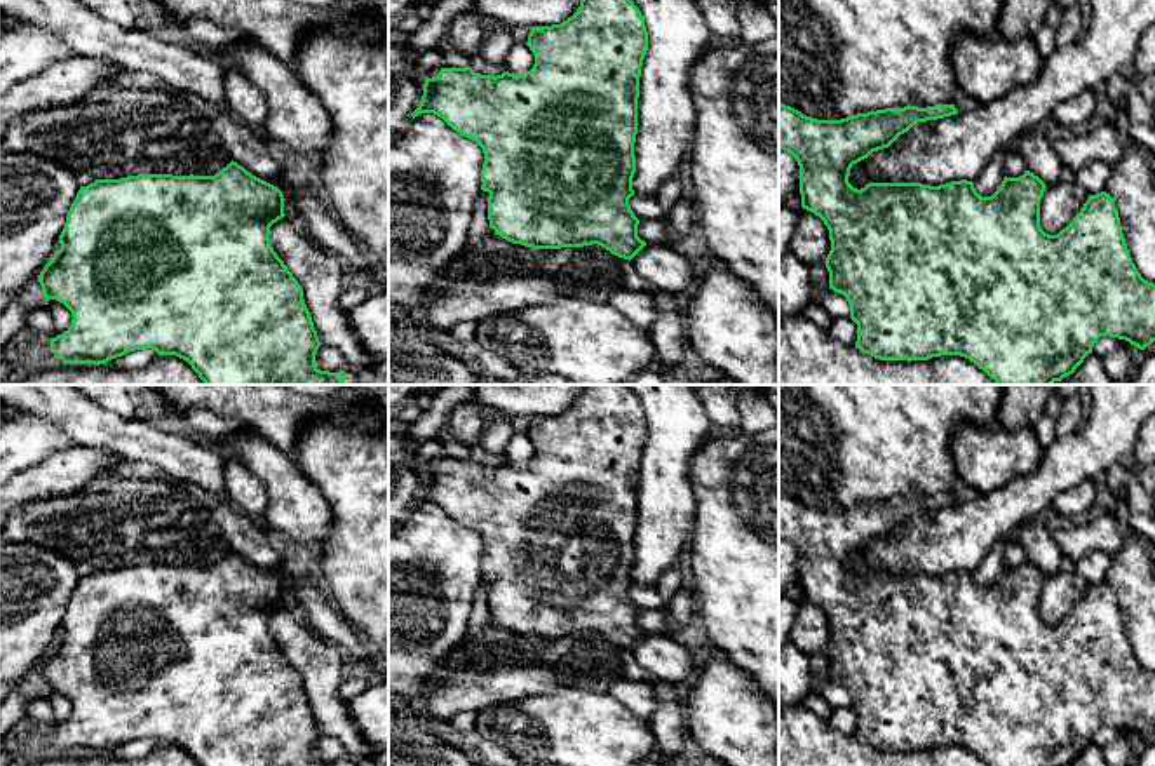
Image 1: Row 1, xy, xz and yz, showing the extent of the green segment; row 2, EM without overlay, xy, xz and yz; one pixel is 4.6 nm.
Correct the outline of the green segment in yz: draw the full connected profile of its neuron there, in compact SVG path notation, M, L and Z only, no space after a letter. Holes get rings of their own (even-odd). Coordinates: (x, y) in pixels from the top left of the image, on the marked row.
M779 103L779 150L791 153L800 165L801 207L819 216L829 230L831 251L826 258L829 272L829 289L847 298L850 319L857 324L855 348L880 360L929 360L941 355L960 355L983 369L996 385L1052 385L1075 373L1084 359L1092 353L1094 343L1101 336L1125 339L1145 350L1155 341L1155 284L1141 277L1129 254L1118 211L1110 193L1089 195L1087 202L1073 221L1057 235L1049 235L1040 226L1040 200L1045 183L1030 171L1019 178L1003 178L1000 188L991 197L981 197L972 181L951 181L939 186L922 183L868 183L857 190L848 183L854 164L868 158L873 151L888 148L901 134L915 124L956 115L955 104L935 104L927 108L904 106L857 113L841 120L817 120L801 111Z

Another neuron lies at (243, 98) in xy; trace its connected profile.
M226 70L225 106L251 129L263 129L268 101L242 71Z

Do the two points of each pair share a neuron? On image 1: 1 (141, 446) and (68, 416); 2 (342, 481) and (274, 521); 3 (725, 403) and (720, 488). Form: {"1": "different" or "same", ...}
{"1": "same", "2": "different", "3": "different"}

